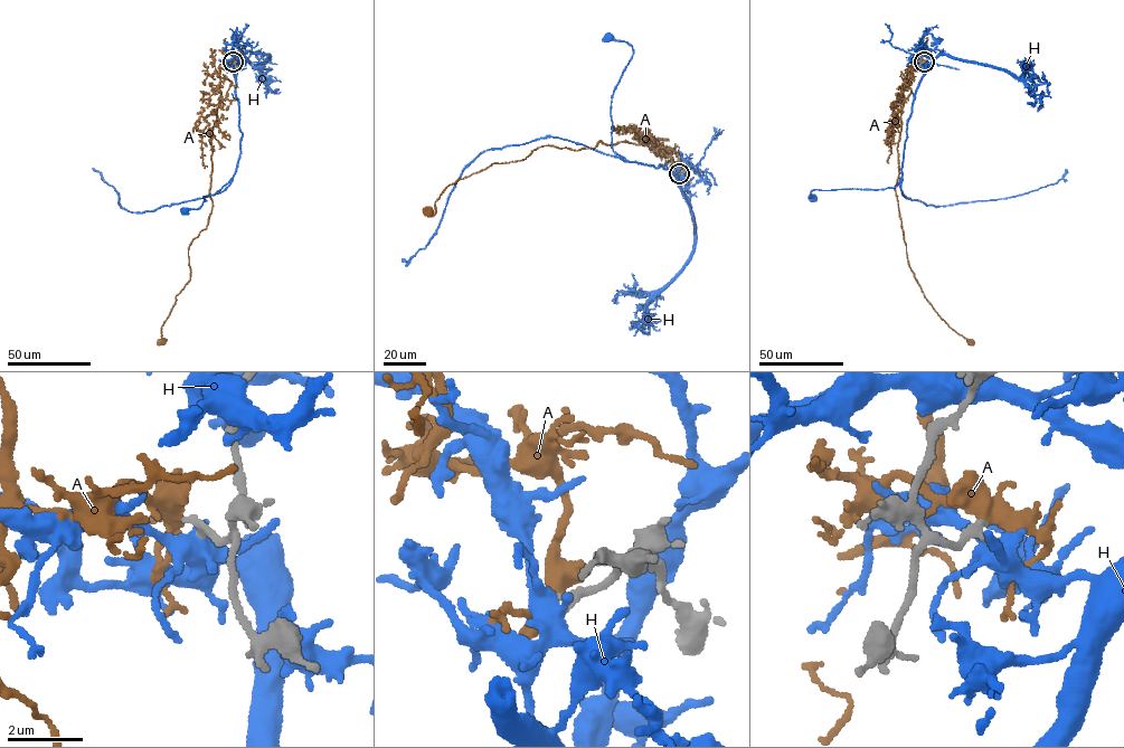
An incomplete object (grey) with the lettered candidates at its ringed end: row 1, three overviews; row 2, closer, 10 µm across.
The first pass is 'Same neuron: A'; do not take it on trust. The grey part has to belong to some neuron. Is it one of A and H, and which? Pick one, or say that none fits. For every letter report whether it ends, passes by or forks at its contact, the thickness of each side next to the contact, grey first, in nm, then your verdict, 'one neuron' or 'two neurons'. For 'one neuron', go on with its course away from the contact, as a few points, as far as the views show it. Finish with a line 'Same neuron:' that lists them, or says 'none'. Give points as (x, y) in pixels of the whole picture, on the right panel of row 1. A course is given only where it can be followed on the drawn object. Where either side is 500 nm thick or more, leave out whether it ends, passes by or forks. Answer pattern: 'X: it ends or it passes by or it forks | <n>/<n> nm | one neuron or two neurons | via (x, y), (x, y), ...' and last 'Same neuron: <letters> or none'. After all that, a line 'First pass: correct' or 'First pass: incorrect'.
A: it forks | 220/400 nm | one neuron | via (924, 62), (914, 64), (907, 83), (910, 93), (900, 111), (895, 193), (914, 276), (941, 319), (970, 341)
H: it forks | 240/480 nm | two neurons
Same neuron: A
First pass: correct

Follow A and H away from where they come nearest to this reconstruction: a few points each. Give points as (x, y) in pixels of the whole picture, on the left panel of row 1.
A: (233, 62), (219, 68), (210, 133), (211, 212), (189, 245), (190, 280), (160, 341)
H: (234, 62), (242, 134), (237, 166), (233, 177), (215, 193), (202, 196), (206, 200), (201, 205), (183, 211)

